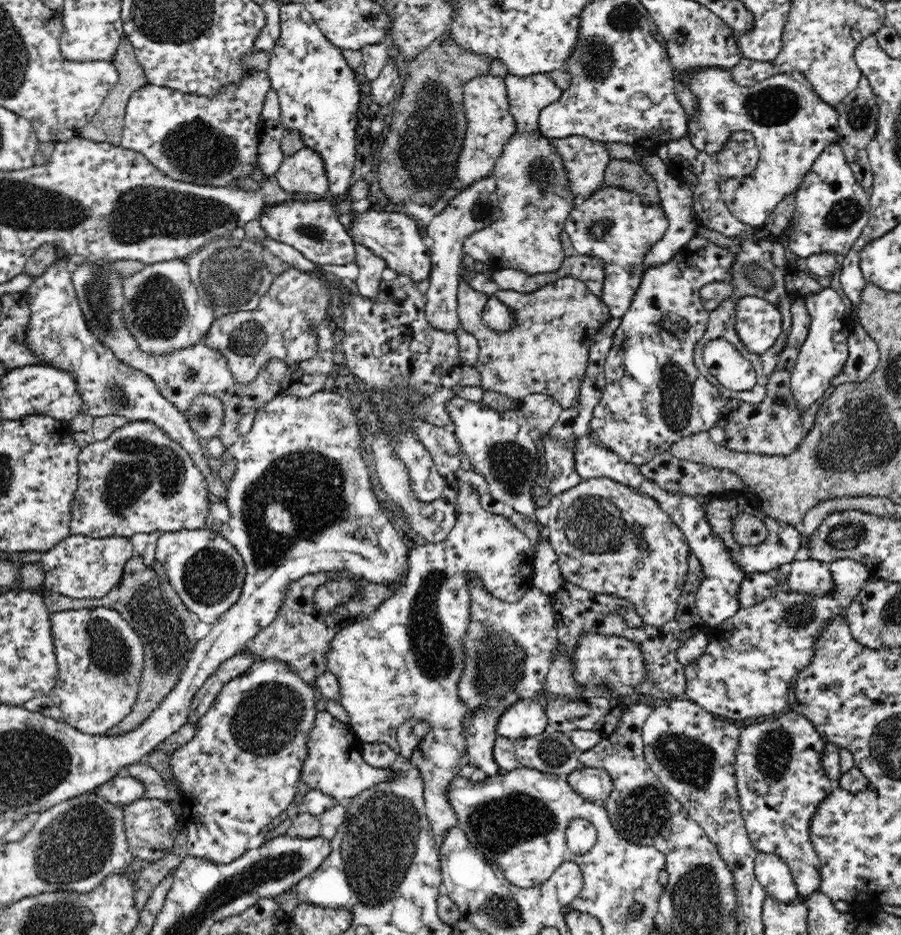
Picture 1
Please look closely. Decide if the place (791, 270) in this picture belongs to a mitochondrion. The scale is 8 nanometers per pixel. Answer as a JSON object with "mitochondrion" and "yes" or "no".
{"mitochondrion":"no"}

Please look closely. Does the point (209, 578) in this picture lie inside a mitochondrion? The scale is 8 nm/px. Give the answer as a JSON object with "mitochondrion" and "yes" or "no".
{"mitochondrion":"yes"}

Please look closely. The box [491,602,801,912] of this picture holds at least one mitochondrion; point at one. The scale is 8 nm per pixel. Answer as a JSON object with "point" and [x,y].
{"point":[688,760]}

